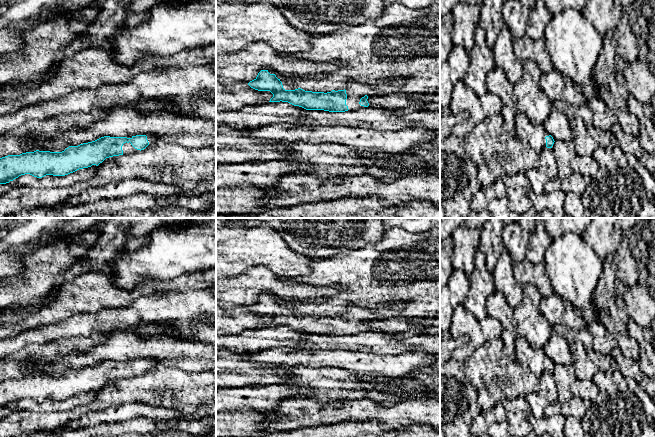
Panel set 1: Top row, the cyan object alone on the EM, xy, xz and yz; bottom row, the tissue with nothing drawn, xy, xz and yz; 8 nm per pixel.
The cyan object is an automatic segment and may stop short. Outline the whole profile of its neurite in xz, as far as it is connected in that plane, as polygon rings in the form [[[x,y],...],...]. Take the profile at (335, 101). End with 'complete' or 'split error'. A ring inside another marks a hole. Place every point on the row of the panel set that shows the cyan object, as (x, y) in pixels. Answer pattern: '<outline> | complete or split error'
[[[261,70],[248,85],[258,91],[270,91],[273,97],[269,102],[288,102],[306,110],[345,112],[368,107],[369,97],[397,93],[404,83],[403,78],[384,79],[370,86],[352,79],[347,82],[344,90],[312,92],[301,89],[297,84],[278,79],[271,70]]] | split error

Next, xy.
[[[136,135],[127,137],[104,136],[95,141],[78,146],[69,146],[62,152],[39,151],[26,152],[20,155],[8,155],[0,158],[0,184],[6,184],[21,175],[30,174],[37,178],[46,175],[65,176],[79,169],[98,166],[106,158],[130,155],[153,145],[158,138],[154,135]]] | split error

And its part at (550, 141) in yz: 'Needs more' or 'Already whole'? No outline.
Needs more

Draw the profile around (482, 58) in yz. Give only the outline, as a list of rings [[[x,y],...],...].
[[[478,25],[475,28],[475,46],[469,52],[471,64],[463,82],[470,87],[477,96],[483,96],[488,91],[486,80],[488,74],[494,69],[494,54],[485,40],[485,33]]]

